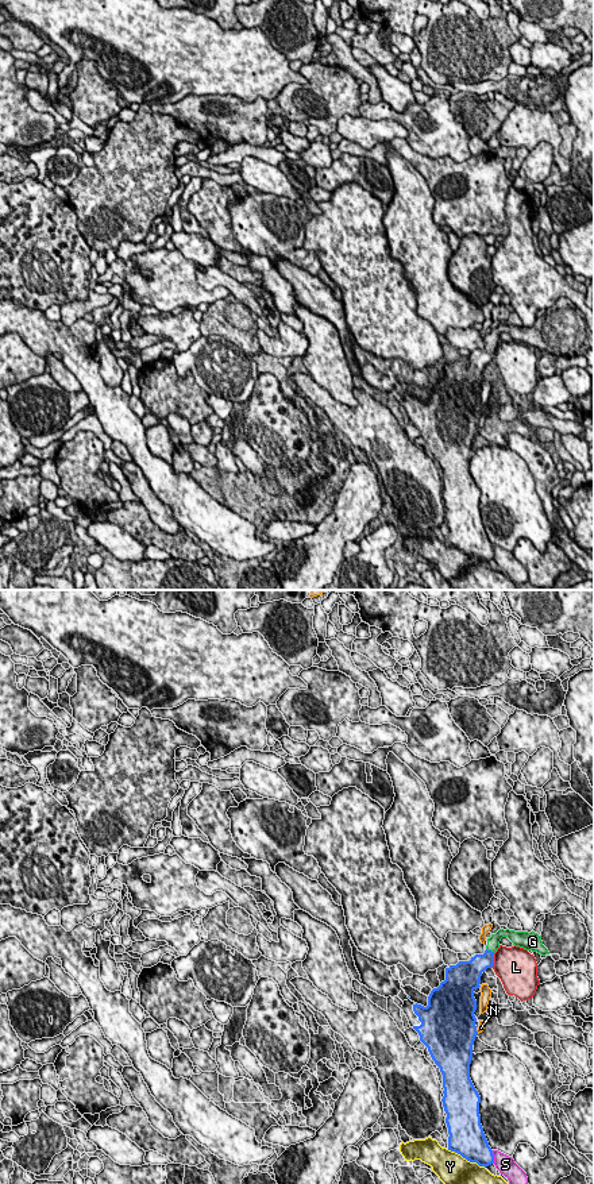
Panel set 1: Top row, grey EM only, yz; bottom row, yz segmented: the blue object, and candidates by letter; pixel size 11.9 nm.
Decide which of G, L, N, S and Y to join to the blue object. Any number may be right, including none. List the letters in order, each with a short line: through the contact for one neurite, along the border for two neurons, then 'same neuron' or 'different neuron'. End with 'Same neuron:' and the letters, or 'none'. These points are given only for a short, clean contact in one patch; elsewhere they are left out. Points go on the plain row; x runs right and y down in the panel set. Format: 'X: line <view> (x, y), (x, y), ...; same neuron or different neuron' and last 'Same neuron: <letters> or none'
G: line yz (479, 358), (490, 346), (493, 338); same neuron
L: different neuron
N: different neuron
S: different neuron
Y: different neuron
Same neuron: G

